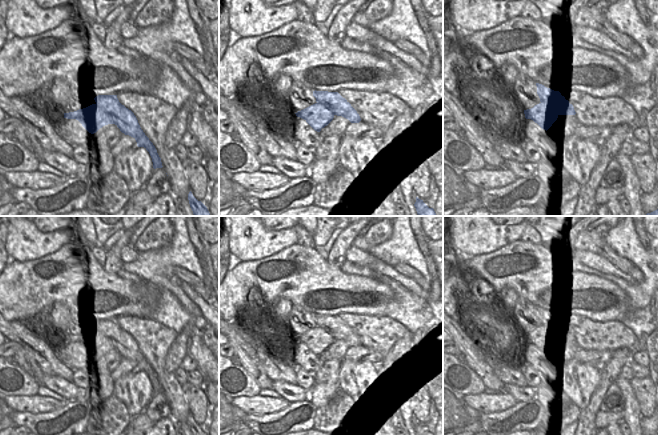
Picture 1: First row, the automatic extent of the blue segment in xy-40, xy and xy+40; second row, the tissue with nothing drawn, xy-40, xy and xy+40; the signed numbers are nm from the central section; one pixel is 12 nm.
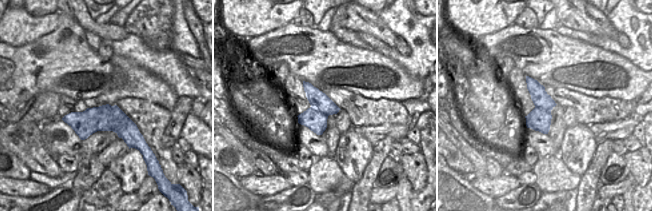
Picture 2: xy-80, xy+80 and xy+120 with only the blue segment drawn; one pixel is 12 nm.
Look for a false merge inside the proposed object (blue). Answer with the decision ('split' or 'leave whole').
split

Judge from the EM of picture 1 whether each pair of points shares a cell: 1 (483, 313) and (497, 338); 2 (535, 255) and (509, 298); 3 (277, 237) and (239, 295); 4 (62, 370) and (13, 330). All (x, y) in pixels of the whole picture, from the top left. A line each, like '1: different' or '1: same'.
1: same
2: different
3: different
4: same

